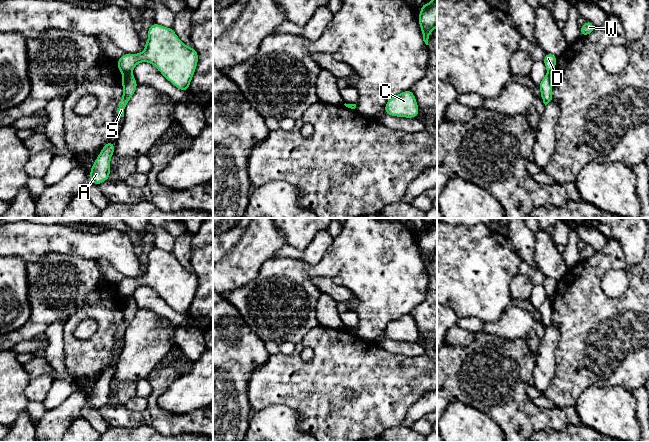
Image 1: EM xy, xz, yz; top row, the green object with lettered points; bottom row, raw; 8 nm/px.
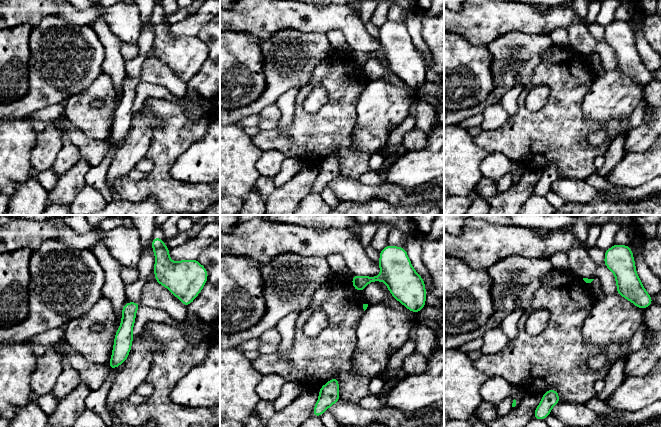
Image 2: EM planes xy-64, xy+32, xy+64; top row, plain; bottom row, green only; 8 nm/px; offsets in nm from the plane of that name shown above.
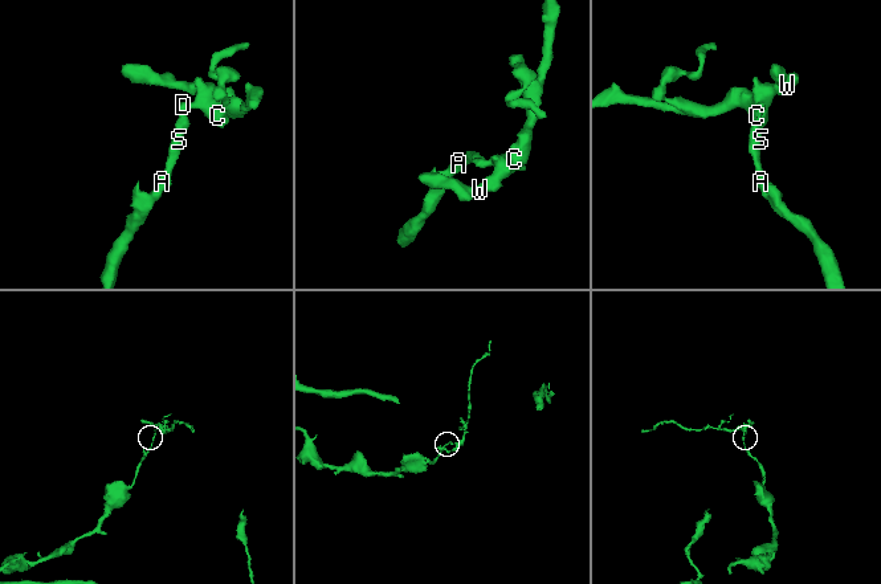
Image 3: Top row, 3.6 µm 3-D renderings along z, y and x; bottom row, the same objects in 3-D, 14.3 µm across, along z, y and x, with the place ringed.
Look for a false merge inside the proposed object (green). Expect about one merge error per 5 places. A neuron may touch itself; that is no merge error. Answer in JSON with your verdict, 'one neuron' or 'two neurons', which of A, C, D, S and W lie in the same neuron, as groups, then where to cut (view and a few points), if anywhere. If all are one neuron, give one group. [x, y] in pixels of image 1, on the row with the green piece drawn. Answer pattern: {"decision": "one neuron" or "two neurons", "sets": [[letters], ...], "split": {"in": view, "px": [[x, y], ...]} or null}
{"decision": "two neurons", "sets": [["A", "S"], ["C", "D", "W"]], "split": {"in": "xy", "px": [[130, 72], [123, 74]]}}

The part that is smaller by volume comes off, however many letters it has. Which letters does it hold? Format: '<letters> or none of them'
C, D, W

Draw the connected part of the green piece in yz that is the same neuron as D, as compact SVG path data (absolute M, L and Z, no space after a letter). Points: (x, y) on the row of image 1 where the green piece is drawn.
M546 53L543 62L546 66L546 70L548 73L553 73L555 67L556 67L556 62L557 62L558 57L555 56L554 54L551 53Z

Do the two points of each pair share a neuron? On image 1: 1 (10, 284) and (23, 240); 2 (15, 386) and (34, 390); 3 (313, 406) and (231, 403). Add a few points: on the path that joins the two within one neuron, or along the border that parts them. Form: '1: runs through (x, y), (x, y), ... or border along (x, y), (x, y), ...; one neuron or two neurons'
1: border along (10, 256), (19, 256), (26, 263); two neurons
2: border along (31, 378), (24, 392), (28, 401); two neurons
3: border along (249, 380), (248, 402), (250, 405); two neurons

